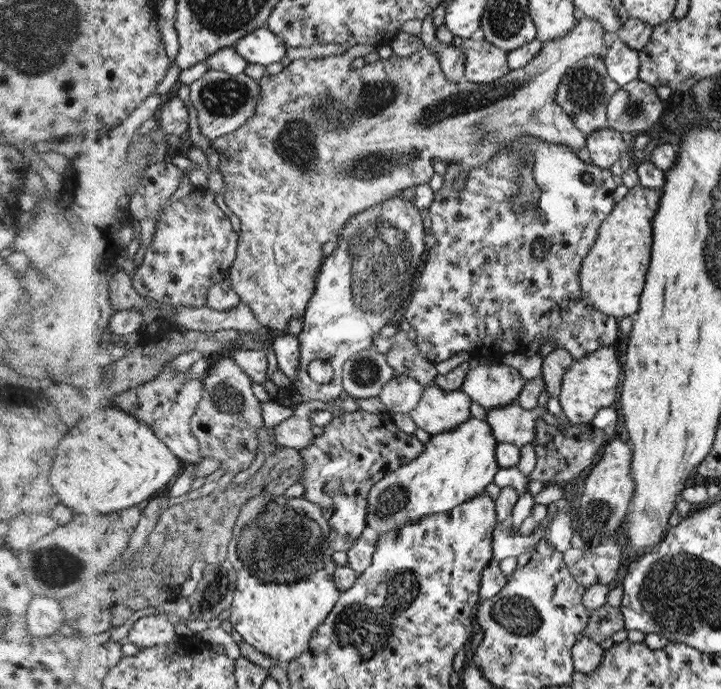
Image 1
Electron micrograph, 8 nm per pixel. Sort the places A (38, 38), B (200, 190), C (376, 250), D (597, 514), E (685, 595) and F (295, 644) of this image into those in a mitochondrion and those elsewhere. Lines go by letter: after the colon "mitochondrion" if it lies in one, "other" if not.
A: mitochondrion
B: other
C: mitochondrion
D: mitochondrion
E: mitochondrion
F: other

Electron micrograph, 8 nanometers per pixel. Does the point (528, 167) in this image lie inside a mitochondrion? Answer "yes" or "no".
yes

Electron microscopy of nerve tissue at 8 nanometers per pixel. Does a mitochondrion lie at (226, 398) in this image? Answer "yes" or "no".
yes

